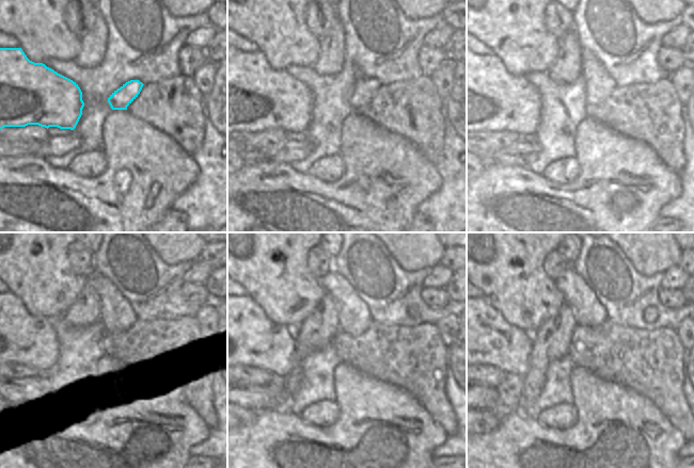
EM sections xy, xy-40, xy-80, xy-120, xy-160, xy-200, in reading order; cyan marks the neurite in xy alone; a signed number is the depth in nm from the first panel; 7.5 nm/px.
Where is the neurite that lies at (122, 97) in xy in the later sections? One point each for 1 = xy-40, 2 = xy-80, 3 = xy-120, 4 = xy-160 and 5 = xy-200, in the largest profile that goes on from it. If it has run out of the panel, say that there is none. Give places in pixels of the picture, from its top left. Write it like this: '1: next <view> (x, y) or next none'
1: next xy-40 (365, 89)
2: next xy-80 (601, 84)
3: next xy-120 (124, 318)
4: next xy-160 (361, 320)
5: next xy-200 (599, 315)

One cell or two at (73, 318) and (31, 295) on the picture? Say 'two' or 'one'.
two

